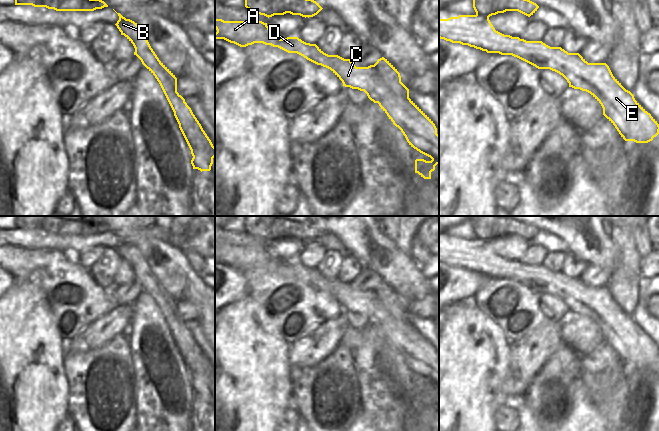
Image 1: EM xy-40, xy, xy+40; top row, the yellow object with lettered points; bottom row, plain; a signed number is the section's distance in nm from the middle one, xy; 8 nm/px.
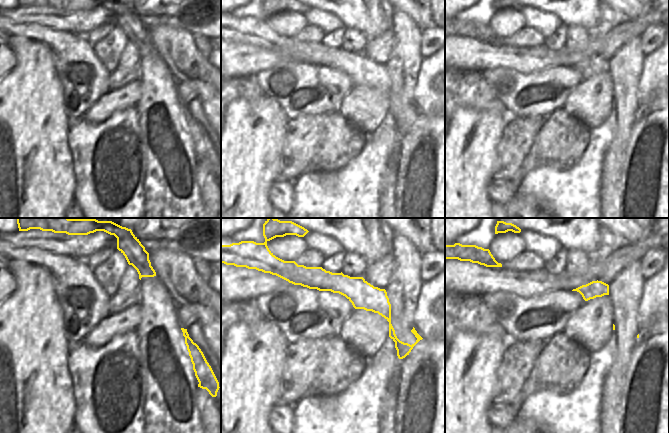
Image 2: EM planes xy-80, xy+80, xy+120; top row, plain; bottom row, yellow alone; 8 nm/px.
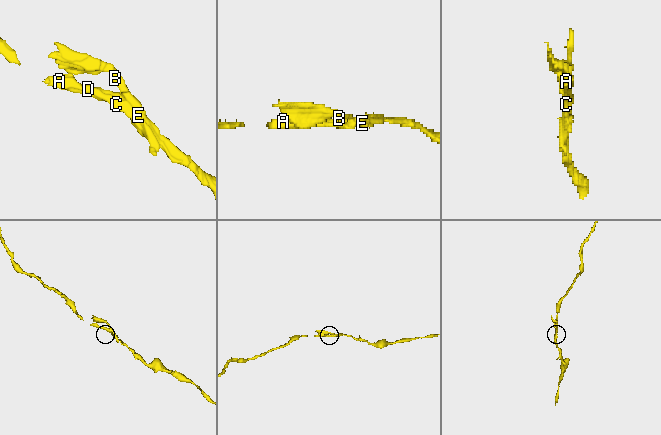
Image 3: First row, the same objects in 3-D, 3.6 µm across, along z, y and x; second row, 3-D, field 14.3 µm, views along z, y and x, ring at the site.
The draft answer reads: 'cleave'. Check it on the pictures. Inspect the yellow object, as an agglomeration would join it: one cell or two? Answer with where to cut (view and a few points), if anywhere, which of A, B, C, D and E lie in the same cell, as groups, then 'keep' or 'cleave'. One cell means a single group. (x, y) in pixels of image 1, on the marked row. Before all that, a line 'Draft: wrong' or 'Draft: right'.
Draft: right
xy (372, 65), (392, 88), (400, 94), (408, 93) | A C D E / B | cleave

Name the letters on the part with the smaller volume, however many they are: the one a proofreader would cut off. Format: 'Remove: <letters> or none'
Remove: B

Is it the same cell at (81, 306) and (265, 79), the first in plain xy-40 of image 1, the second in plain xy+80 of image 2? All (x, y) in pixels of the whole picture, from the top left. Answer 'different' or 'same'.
same

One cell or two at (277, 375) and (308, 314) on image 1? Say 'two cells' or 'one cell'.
two cells

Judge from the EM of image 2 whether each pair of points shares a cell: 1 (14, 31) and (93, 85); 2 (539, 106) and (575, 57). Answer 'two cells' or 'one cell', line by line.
1: one cell
2: two cells

